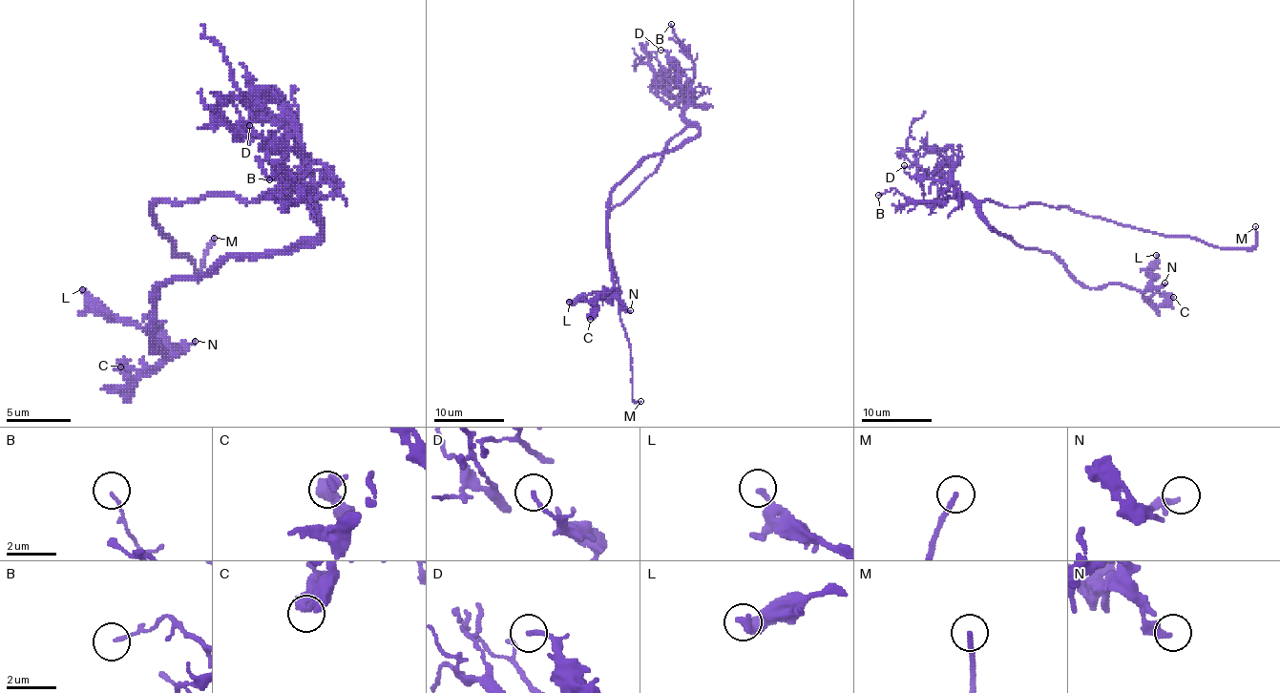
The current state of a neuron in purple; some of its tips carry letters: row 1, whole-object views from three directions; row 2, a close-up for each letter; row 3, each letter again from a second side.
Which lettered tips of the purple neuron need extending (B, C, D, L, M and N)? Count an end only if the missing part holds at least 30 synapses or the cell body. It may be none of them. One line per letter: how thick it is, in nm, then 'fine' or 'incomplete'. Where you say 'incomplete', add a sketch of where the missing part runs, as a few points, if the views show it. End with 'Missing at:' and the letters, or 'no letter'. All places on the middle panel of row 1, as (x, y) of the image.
B: 110 nm thick; fine
C: 550 nm thick; fine
D: 170 nm thick; fine
L: 240 nm thick; fine
M: 190 nm thick; incomplete
N: 280 nm thick; fine
Missing at: M

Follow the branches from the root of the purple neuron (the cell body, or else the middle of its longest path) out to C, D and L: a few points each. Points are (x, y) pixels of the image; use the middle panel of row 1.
C: (680, 134), (688, 127), (699, 130), (663, 153), (648, 155), (611, 193), (613, 286), (590, 319)
D: (680, 134), (686, 125), (688, 78), (669, 53), (660, 50)
L: (680, 134), (688, 127), (699, 130), (663, 153), (648, 155), (611, 193), (608, 253), (615, 293), (569, 302)

